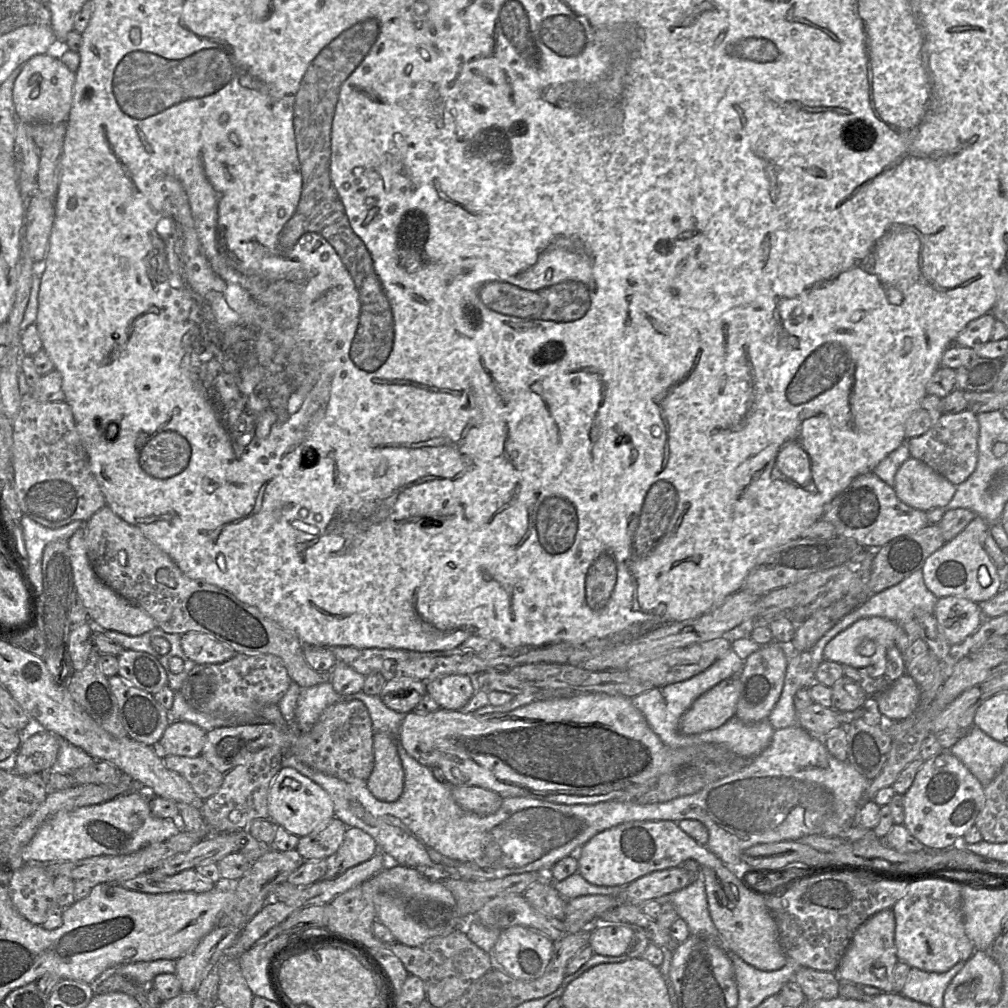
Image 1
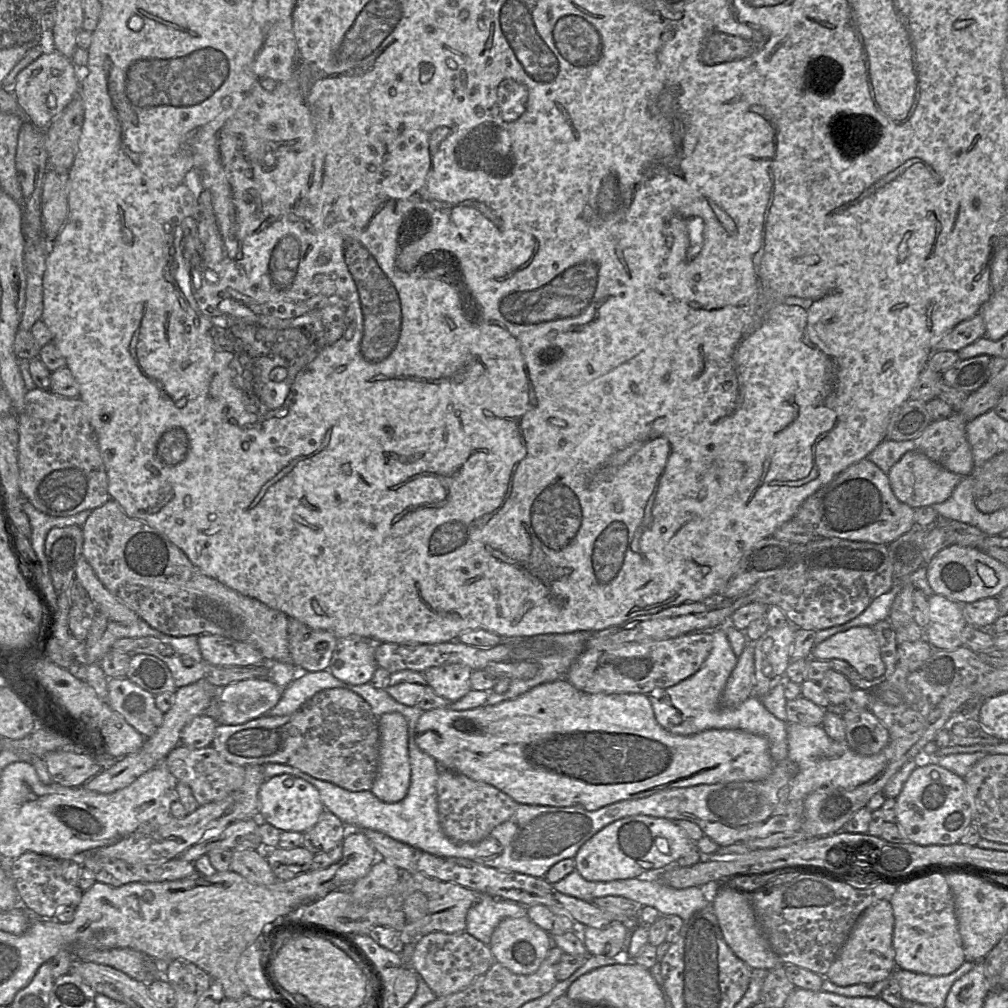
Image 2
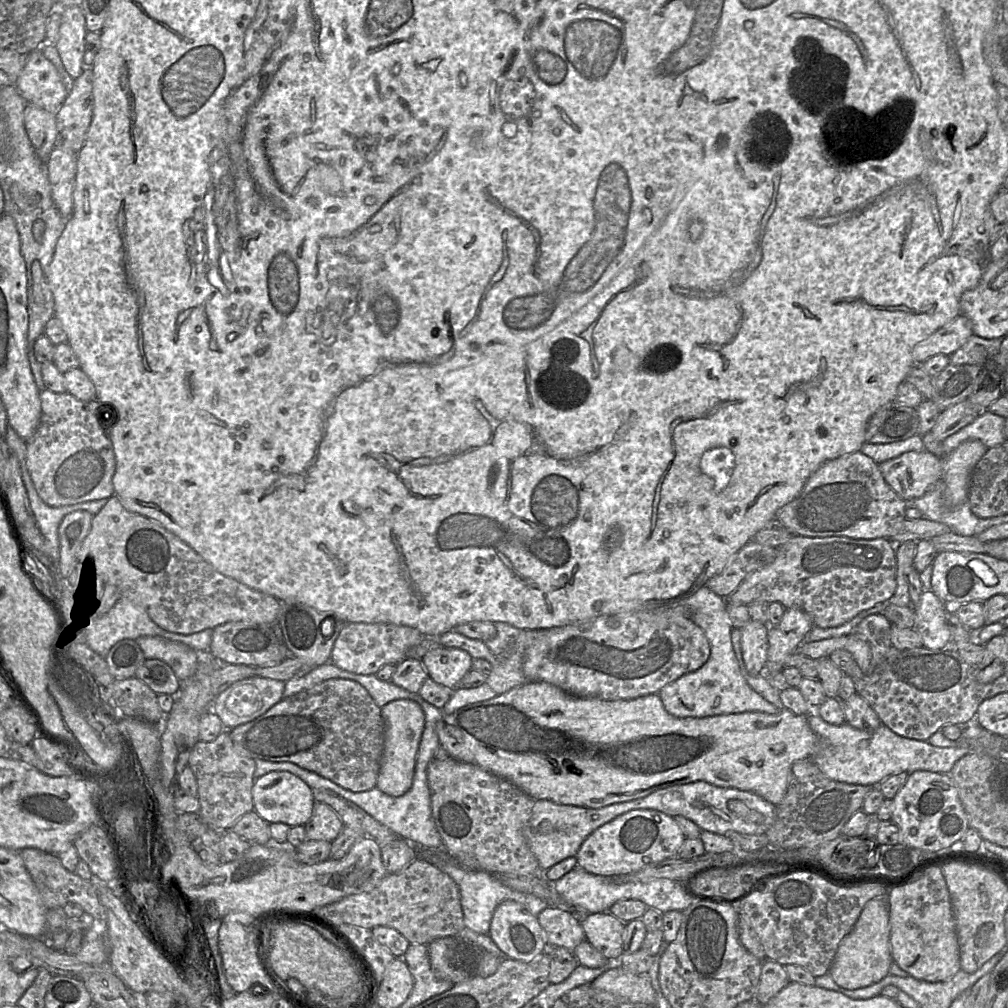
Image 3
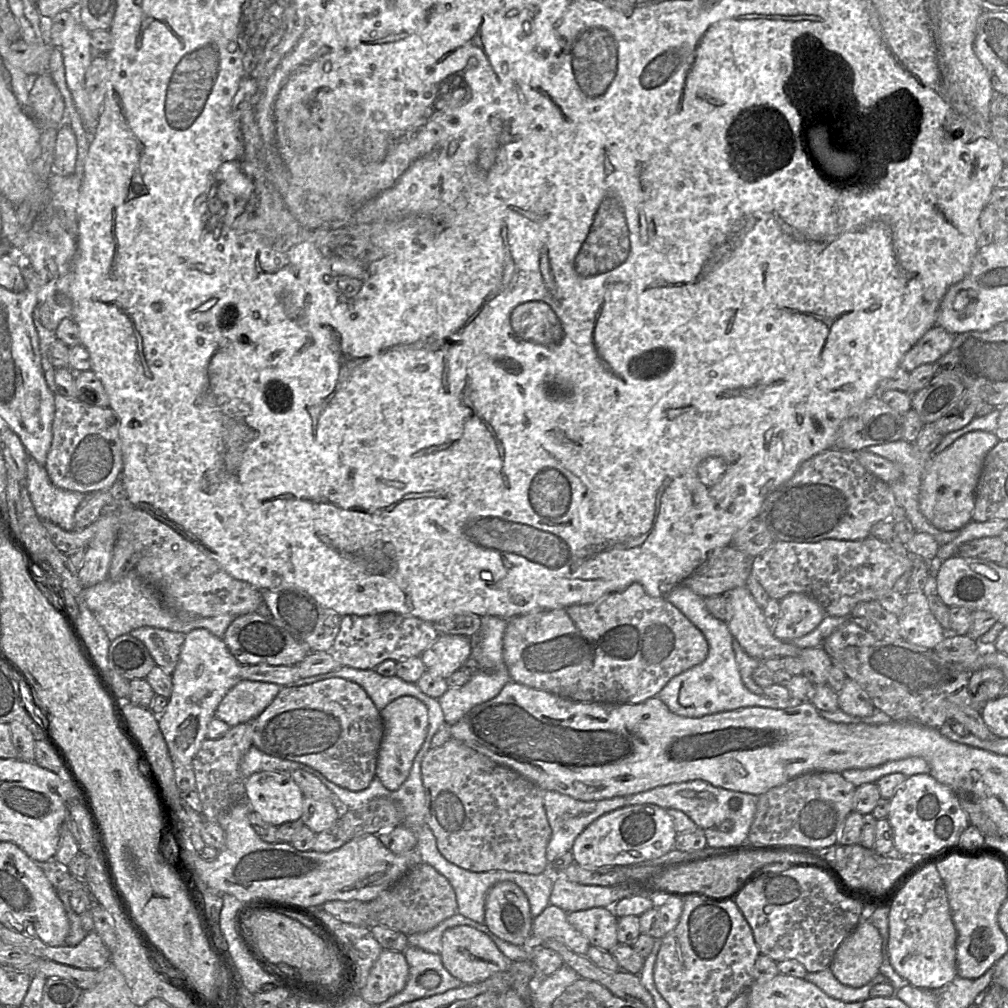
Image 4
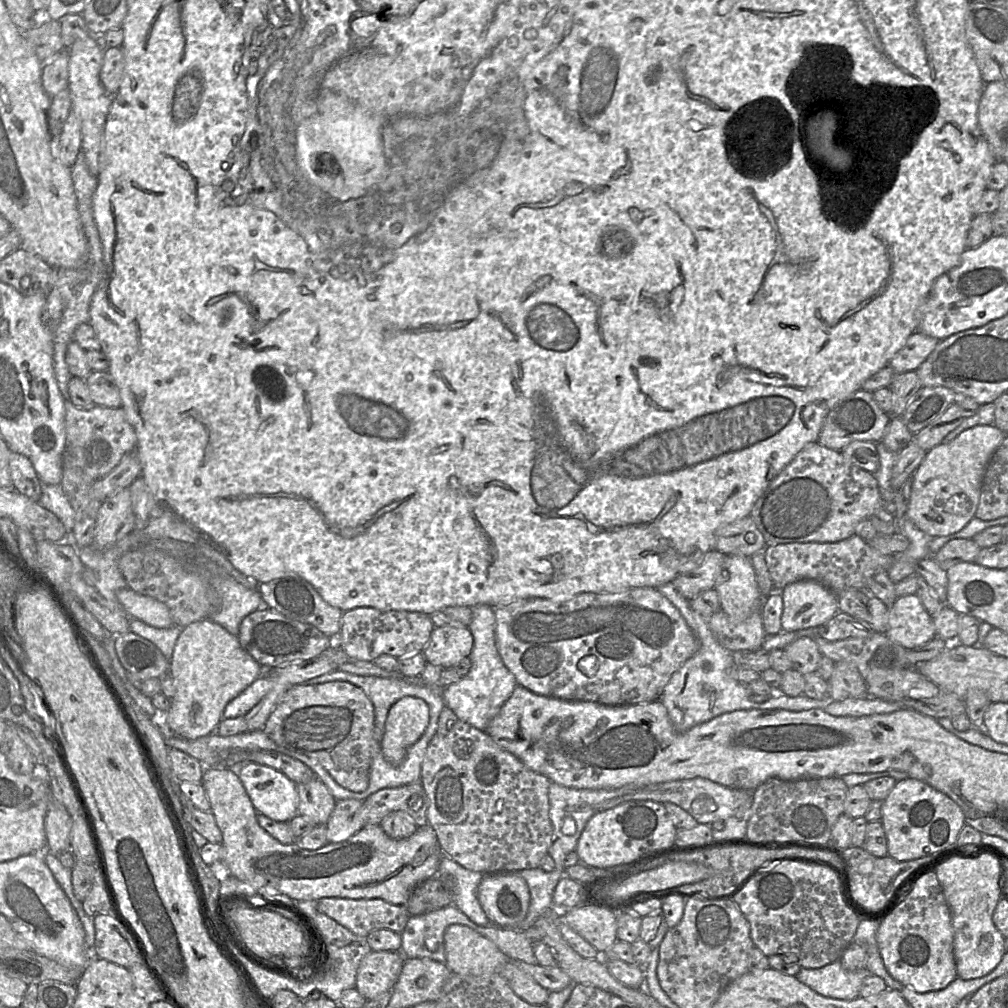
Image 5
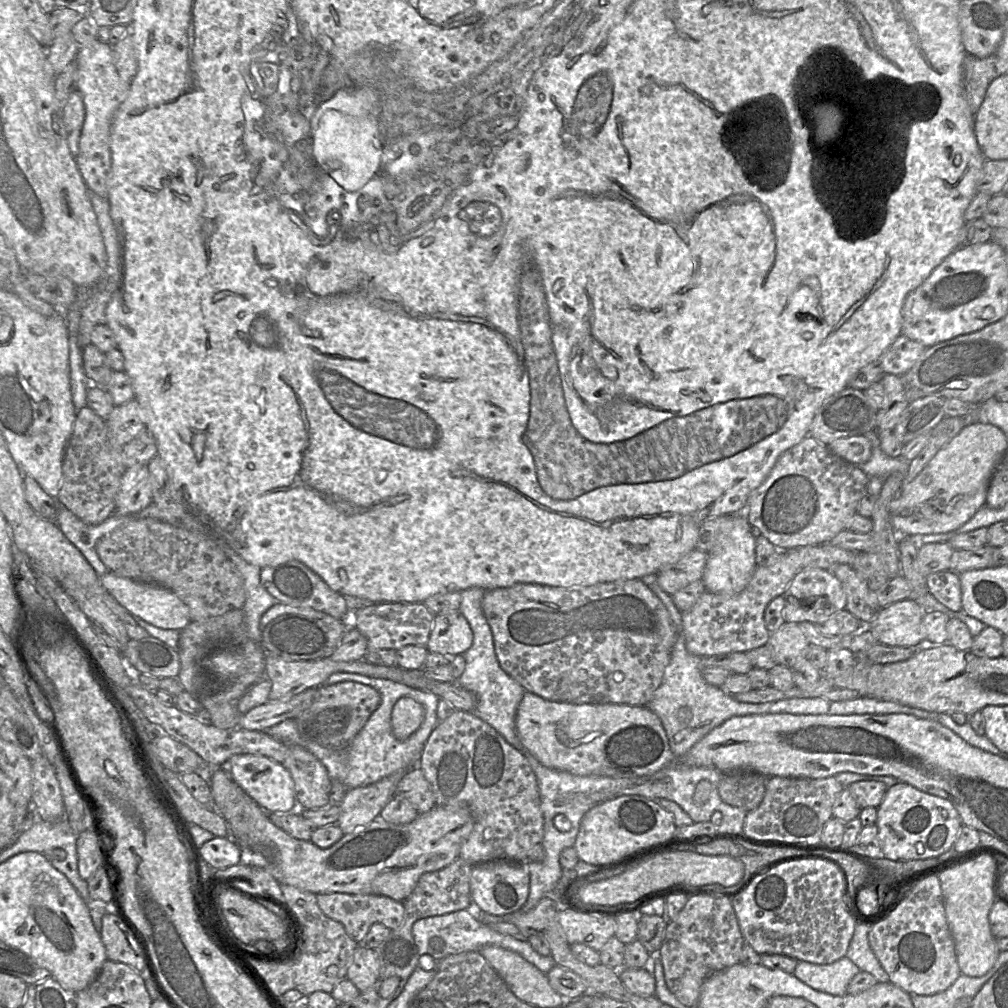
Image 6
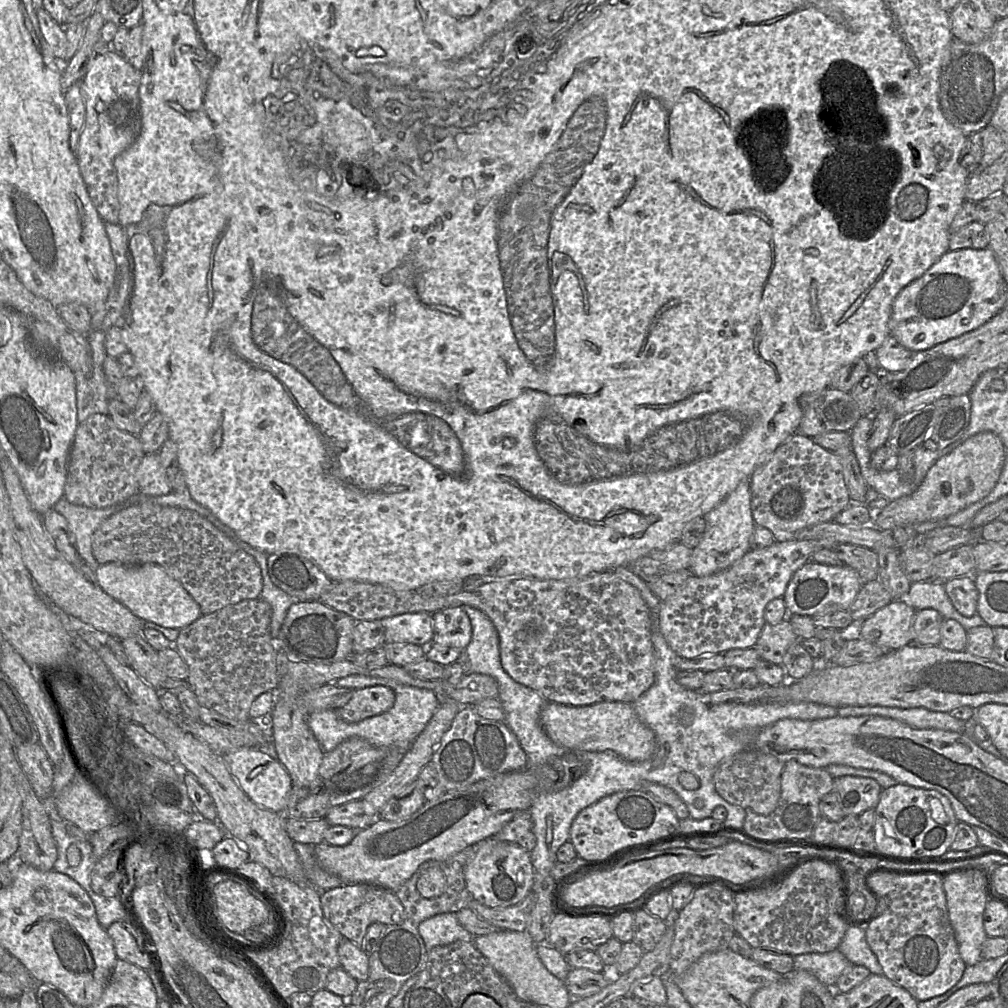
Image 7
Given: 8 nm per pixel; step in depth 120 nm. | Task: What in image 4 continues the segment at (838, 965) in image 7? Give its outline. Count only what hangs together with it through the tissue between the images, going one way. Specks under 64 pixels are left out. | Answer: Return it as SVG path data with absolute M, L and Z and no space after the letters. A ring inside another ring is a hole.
M830 967L820 972L806 974L804 980L814 984L828 996L847 1003L861 1002L870 998L870 990L880 983L890 983L882 974L877 974L868 984L853 988L840 983Z

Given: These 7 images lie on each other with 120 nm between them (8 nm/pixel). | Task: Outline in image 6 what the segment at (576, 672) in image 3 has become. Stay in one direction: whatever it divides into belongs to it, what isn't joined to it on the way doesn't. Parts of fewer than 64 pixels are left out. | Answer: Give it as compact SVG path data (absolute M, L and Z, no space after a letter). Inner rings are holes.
M640 579L618 580L573 588L517 583L510 587L486 590L482 600L482 610L492 630L495 653L501 668L526 691L555 702L646 706L662 683L675 644L675 626L669 611L663 602Z

